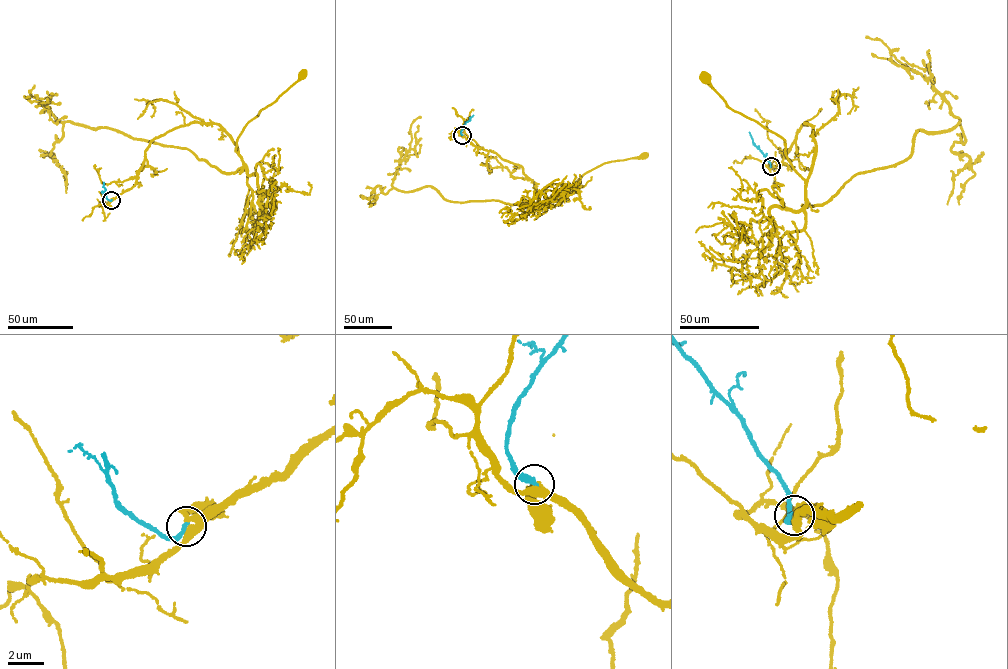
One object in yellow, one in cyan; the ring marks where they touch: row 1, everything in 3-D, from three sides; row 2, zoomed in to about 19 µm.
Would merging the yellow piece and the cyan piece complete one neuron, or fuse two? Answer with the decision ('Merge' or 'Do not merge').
Merge

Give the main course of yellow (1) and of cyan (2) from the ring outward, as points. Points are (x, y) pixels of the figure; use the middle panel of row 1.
1: (462, 135), (476, 146), (522, 167), (538, 198), (550, 185), (573, 184), (604, 163), (644, 155)
2: (462, 135), (465, 123), (473, 115)

